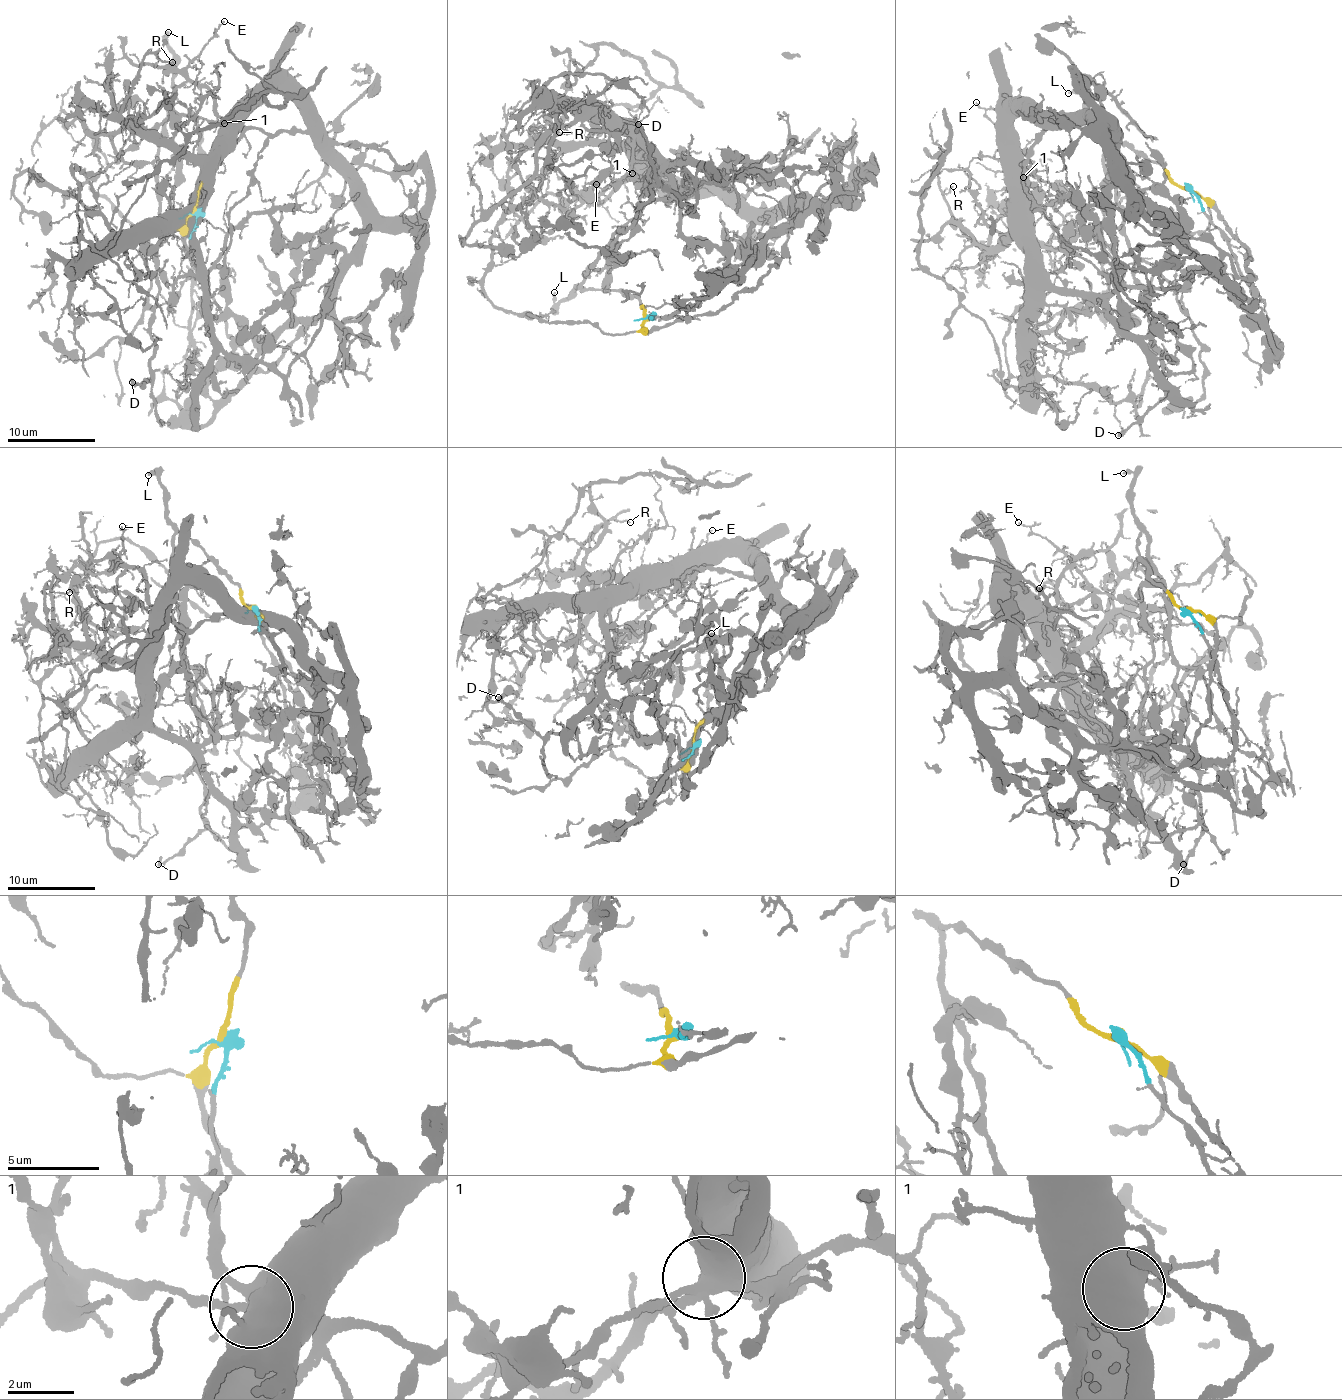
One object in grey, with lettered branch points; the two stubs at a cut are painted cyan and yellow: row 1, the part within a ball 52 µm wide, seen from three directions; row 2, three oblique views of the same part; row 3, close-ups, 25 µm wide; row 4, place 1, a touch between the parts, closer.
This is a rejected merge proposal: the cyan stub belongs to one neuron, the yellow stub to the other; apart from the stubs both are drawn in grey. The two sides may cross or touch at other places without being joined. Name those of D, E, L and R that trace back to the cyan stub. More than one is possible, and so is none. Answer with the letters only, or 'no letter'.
E, R

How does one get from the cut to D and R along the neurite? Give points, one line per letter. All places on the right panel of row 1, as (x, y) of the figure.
D: (1188, 187), (1146, 155), (1103, 137), (1136, 284), (1148, 297), (1148, 333), (1160, 355), (1165, 390), (1118, 436)
R: (1188, 187), (1256, 304), (1190, 271), (1180, 288), (1071, 291), (1018, 238), (980, 248), (943, 194), (953, 185)

